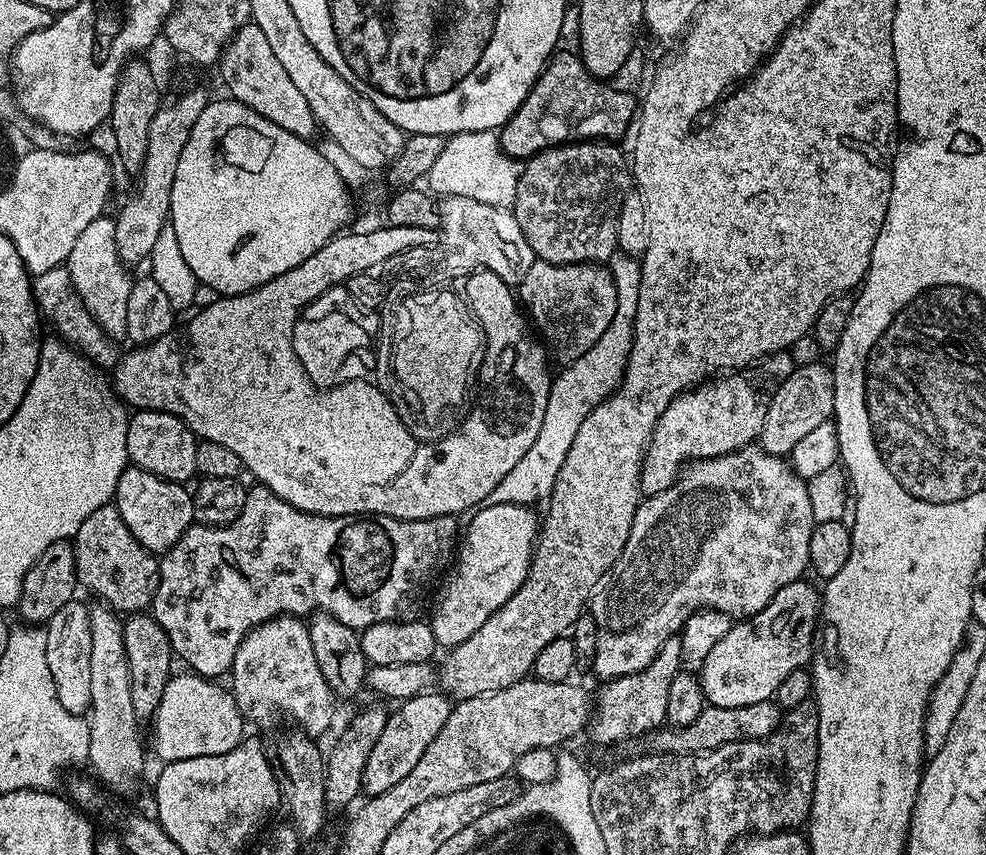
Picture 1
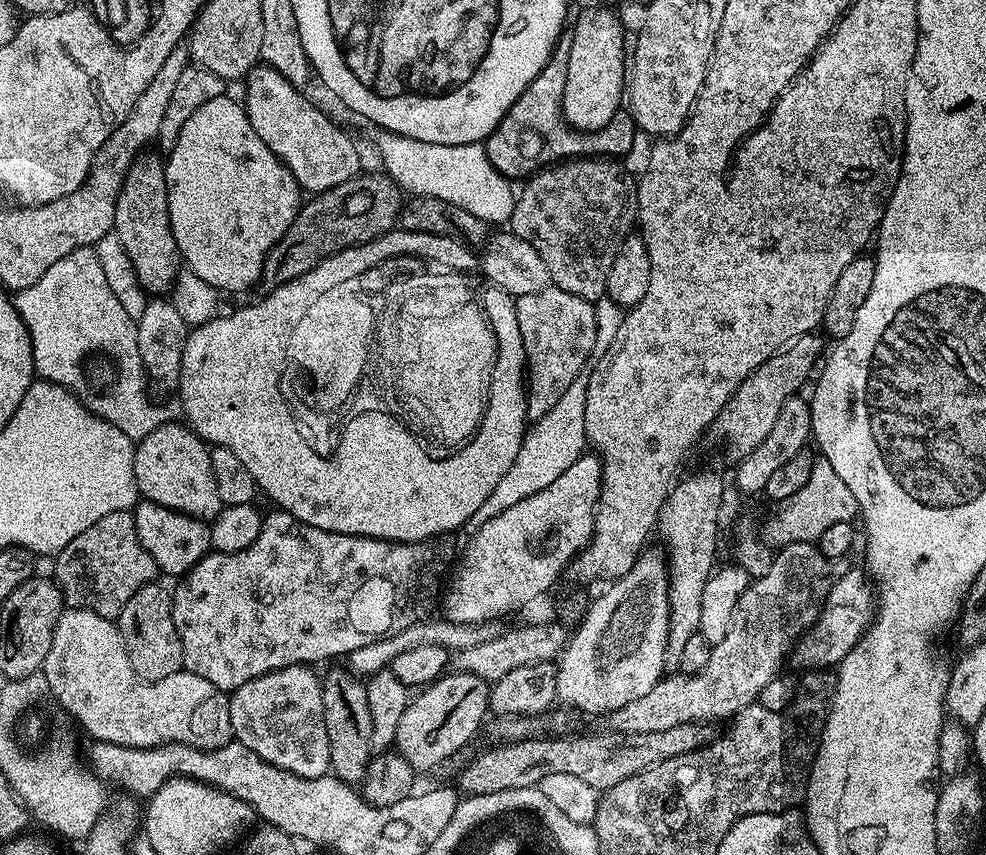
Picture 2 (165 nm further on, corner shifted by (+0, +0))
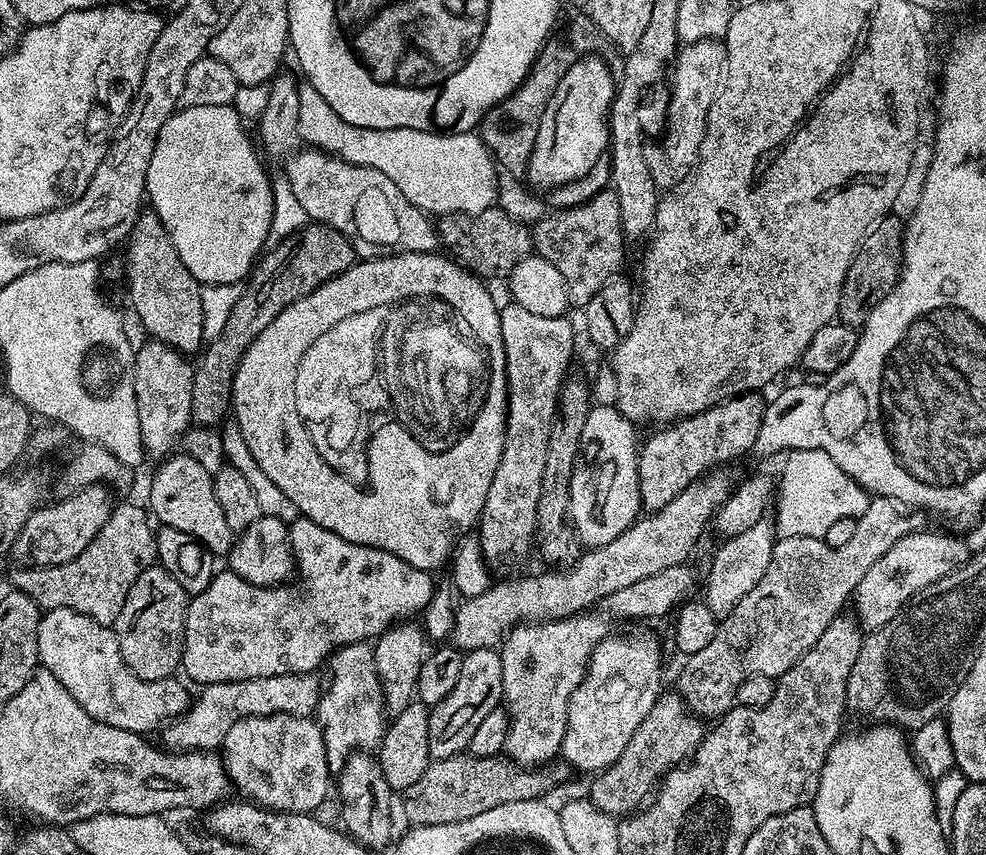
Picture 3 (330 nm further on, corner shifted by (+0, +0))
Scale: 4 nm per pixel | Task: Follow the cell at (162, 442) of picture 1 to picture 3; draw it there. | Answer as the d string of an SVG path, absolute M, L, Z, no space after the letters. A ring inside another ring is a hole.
M173 454L159 461L157 468L160 469L153 474L152 485L148 488L147 507L151 515L157 521L160 519L159 523L165 528L190 534L199 544L204 545L213 557L227 557L228 551L232 549L234 533L218 506L213 473L208 472L202 462L187 454Z

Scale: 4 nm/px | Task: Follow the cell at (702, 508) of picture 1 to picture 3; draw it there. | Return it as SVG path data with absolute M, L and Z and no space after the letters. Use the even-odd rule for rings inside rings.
M624 632L621 636L605 636L592 651L588 671L570 698L563 761L575 771L602 773L622 754L661 692L660 644L655 634Z

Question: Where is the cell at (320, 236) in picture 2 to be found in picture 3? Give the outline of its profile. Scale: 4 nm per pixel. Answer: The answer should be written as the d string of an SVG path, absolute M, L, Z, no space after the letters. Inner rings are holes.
M315 222L305 224L299 232L293 232L259 257L258 263L240 289L240 297L238 302L234 302L234 310L230 310L230 318L226 318L226 326L222 326L222 334L207 341L199 357L201 360L195 361L190 394L193 425L216 426L225 419L224 415L229 415L232 378L250 342L254 342L254 338L258 338L258 334L262 334L262 330L266 330L266 326L270 326L270 322L274 322L274 318L278 318L278 314L282 314L286 306L318 290L318 286L342 274L342 270L356 263L357 259L351 242L341 232Z

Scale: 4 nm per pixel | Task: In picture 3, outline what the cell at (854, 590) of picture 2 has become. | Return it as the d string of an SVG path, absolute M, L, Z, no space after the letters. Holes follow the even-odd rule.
M928 531L909 532L894 542L894 546L886 550L886 554L882 554L882 558L878 558L870 570L866 570L866 575L862 577L862 582L858 582L854 593L854 616L861 629L875 630L886 626L886 622L898 615L904 605L923 588L946 578L970 559L970 547L966 541L956 536L947 536L944 532Z

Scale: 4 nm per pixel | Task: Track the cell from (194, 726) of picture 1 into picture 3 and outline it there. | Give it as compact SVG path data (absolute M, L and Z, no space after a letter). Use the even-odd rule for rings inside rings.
M49 608L41 615L38 654L42 667L70 690L86 714L106 726L118 726L118 730L152 734L148 732L180 716L190 703L190 692L188 696L179 679L143 680L134 675L118 650L115 631L69 608Z

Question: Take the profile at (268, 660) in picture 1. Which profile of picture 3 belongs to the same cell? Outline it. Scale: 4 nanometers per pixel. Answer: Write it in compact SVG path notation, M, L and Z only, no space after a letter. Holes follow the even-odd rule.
M247 716L226 734L224 768L241 797L274 812L315 813L328 796L328 763L320 727L307 716Z

